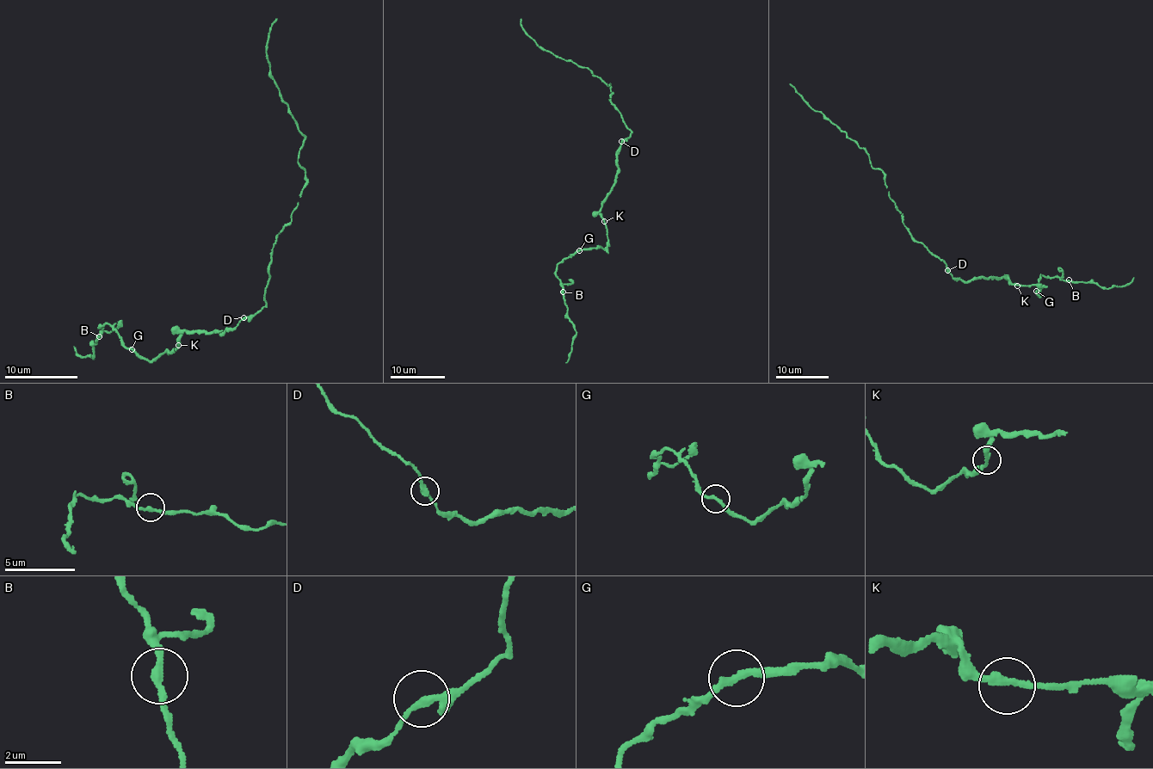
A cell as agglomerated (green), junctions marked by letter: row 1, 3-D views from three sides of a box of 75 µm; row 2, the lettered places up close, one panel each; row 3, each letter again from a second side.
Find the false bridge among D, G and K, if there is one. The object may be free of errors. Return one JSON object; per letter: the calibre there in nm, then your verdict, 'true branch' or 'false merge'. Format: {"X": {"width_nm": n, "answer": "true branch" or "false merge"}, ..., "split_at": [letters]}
{"D": {"width_nm": 240, "answer": "true branch"}, "G": {"width_nm": 240, "answer": "true branch"}, "K": {"width_nm": 240, "answer": "true branch"}, "split_at": []}

